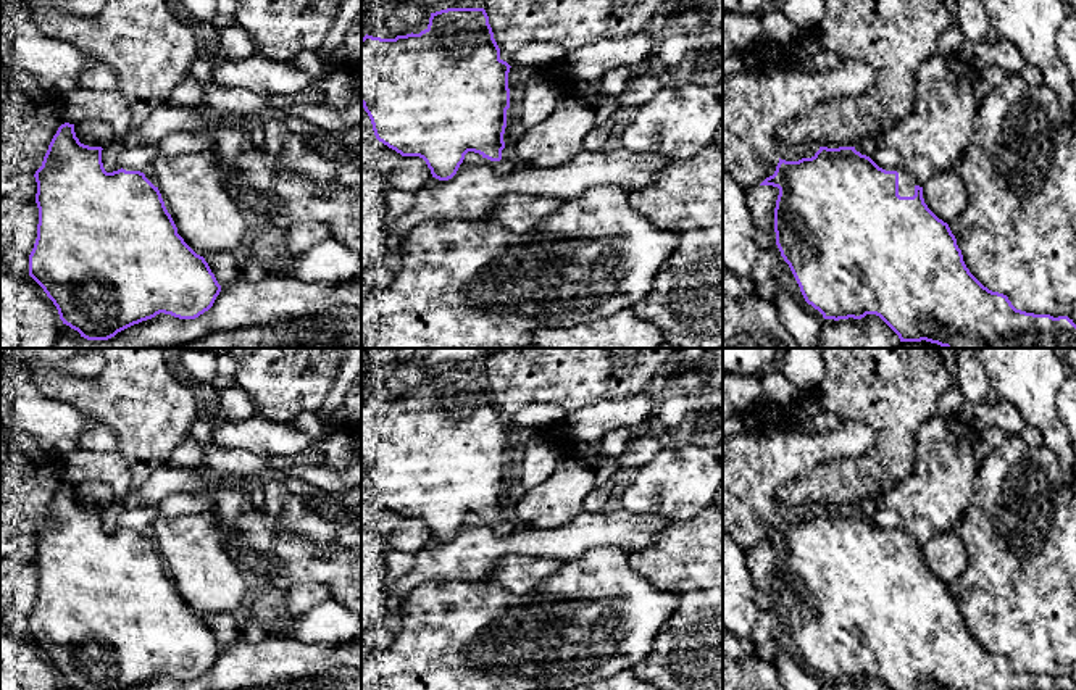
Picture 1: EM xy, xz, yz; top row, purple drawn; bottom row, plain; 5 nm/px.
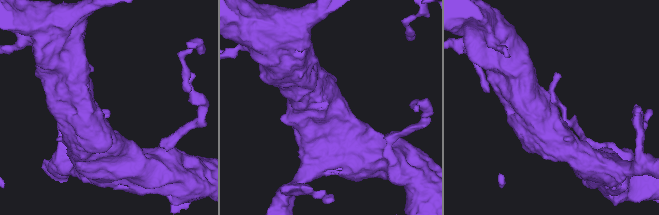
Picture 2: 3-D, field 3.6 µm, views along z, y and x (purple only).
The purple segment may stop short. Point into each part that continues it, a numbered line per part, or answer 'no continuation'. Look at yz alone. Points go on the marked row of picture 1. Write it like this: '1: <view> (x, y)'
no continuation

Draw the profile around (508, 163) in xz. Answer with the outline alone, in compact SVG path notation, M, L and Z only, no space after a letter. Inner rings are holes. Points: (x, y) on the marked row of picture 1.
M508 150L507 153L502 155L500 161L490 161L484 158L484 161L497 172L497 174L510 174L516 171L521 163L516 160L516 156Z

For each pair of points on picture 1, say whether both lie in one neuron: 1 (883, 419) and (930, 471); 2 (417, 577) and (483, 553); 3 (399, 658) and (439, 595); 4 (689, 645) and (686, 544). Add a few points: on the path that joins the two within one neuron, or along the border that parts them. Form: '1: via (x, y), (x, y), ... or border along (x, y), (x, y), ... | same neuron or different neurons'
1: border along (926, 419), (918, 429), (913, 468), (892, 486) | different neurons
2: via (433, 565), (467, 558) | same neuron
3: via (415, 642), (439, 618), (439, 611) | same neuron
4: via (691, 619), (691, 569) | same neuron

